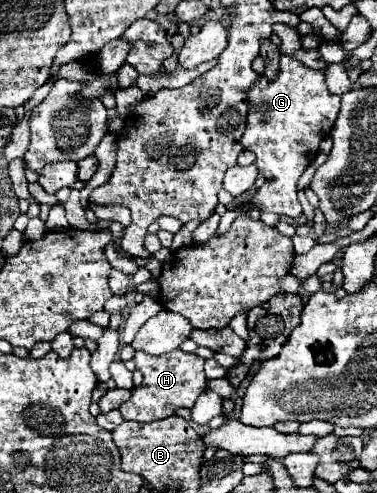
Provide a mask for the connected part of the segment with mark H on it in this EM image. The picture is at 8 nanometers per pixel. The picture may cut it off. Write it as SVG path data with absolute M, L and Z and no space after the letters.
M173 350L161 356L151 356L145 352L135 352L137 370L143 372L143 384L131 390L131 398L119 406L119 412L125 420L135 422L153 422L167 416L173 416L177 408L191 408L197 396L207 388L207 378L203 372L203 358L195 354L187 354L181 350Z

